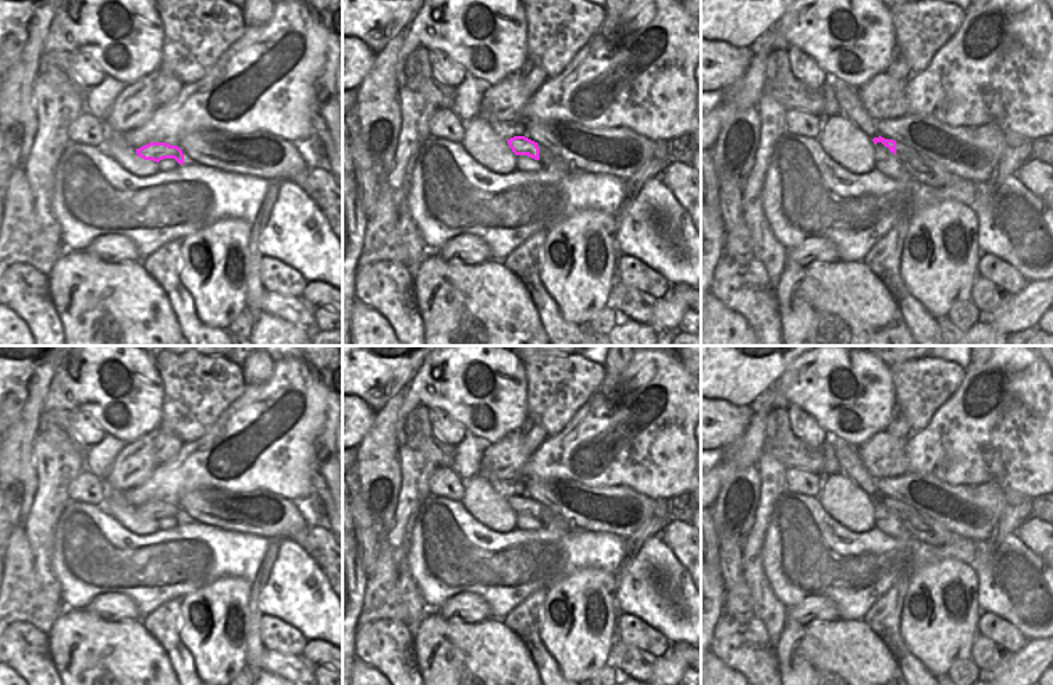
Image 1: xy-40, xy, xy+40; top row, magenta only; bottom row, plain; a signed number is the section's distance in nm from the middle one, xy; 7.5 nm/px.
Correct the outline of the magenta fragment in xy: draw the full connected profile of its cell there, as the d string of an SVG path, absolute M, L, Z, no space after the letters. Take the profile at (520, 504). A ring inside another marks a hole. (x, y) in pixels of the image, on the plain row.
M514 495L507 498L507 503L515 514L528 514L535 519L539 519L543 525L551 530L563 530L563 531L575 530L575 527L568 520L560 517L557 512L547 509L541 503L525 495Z

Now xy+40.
M882 495L874 496L872 499L874 503L882 501L885 506L888 506L890 511L893 511L903 525L909 530L911 536L925 544L944 546L959 538L935 519L925 517L922 512L901 501L885 498Z

